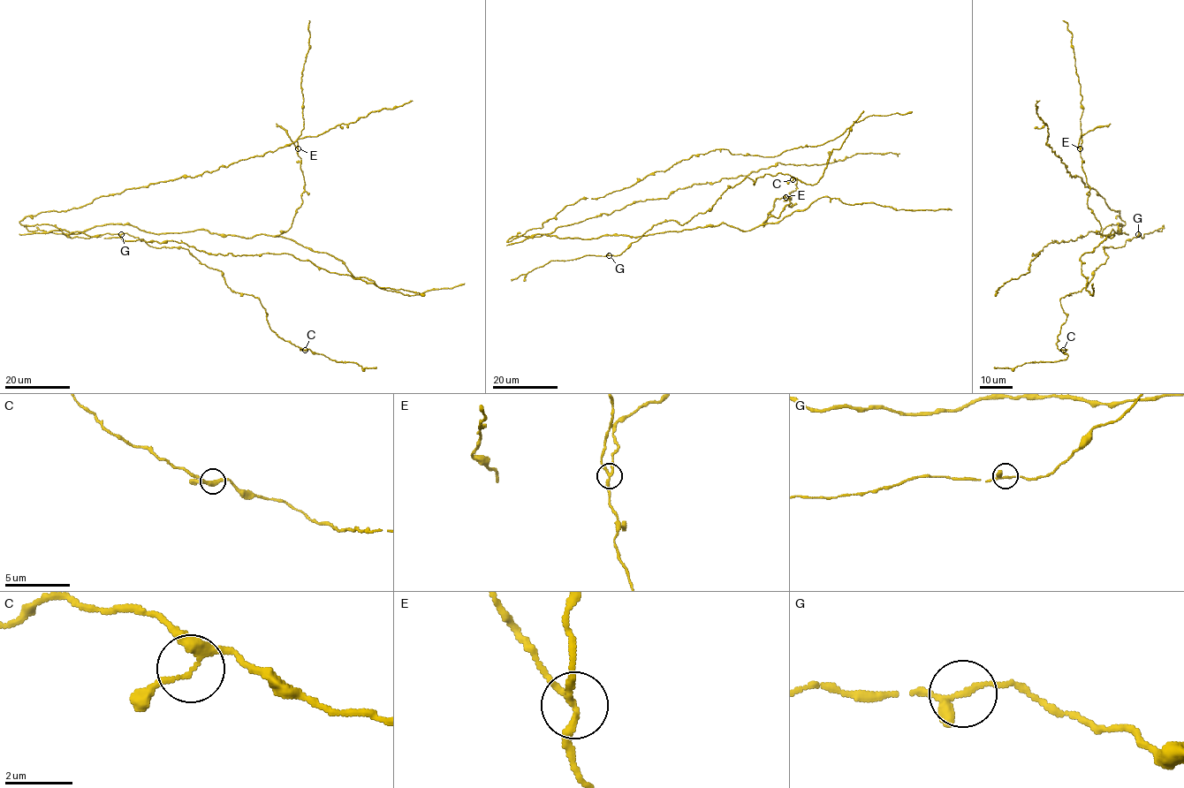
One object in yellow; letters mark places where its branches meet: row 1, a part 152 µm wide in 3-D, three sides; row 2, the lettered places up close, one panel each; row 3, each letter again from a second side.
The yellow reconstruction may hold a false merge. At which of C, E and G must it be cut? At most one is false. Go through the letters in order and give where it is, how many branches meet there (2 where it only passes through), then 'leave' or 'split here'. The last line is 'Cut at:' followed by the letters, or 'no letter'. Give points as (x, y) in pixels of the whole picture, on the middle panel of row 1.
C: at (793, 179); 3 branches meet; leave
E: at (785, 197); 3 branches meet; split here
G: at (609, 255); 3 branches meet; leave
Cut at: E

